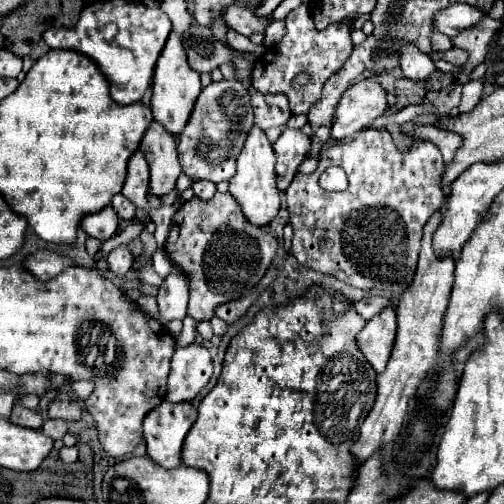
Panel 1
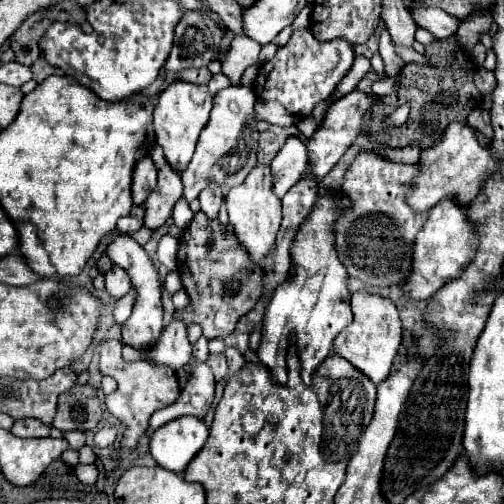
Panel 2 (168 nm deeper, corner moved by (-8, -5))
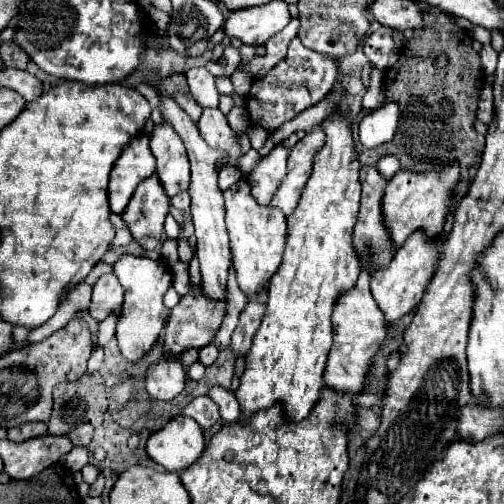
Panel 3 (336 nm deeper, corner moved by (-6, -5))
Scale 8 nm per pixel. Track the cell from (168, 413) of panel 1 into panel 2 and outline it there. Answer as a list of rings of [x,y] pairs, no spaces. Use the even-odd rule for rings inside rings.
[[[182,416],[162,428],[150,438],[150,452],[158,466],[182,474],[188,462],[202,450],[208,438],[208,428],[200,418]]]

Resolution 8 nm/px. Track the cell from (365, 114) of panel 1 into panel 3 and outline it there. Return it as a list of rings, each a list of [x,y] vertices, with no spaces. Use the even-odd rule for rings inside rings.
[[[316,124],[310,132],[306,132],[304,138],[298,140],[298,144],[290,152],[288,174],[270,202],[274,208],[280,208],[286,214],[290,214],[298,206],[302,190],[312,174],[312,162],[324,142],[326,134],[322,130],[322,124]]]

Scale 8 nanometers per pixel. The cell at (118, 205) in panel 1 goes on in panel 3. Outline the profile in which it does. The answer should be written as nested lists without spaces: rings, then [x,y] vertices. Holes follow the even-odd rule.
[[[116,224],[116,238],[112,240],[112,246],[126,246],[126,244],[130,244],[134,238],[132,238],[132,234],[130,234],[130,230],[126,230],[126,226],[124,224]]]

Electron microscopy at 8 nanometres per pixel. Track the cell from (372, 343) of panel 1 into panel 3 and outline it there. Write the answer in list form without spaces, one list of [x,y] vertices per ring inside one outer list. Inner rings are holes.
[[[362,272],[354,290],[342,296],[342,302],[338,302],[332,314],[332,326],[334,326],[334,344],[328,354],[324,382],[342,392],[360,394],[366,388],[366,376],[370,372],[374,356],[380,352],[386,340],[388,330],[384,314],[370,294],[370,274]]]

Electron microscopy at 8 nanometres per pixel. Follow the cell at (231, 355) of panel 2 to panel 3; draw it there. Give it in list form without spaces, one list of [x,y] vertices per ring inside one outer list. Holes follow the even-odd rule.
[[[212,386],[208,396],[220,406],[220,418],[222,422],[234,422],[240,416],[240,404],[236,394],[230,388],[224,386]]]

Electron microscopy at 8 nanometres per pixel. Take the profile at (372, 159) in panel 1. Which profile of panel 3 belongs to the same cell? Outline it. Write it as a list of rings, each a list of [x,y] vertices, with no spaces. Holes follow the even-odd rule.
[[[362,166],[360,184],[362,184],[362,204],[360,204],[360,214],[358,214],[358,220],[356,220],[356,226],[354,226],[352,242],[354,242],[354,250],[360,258],[360,262],[364,264],[364,270],[368,274],[372,274],[372,270],[386,268],[396,254],[394,240],[390,238],[388,226],[384,222],[384,214],[382,214],[382,196],[384,196],[384,190],[388,186],[388,178],[384,178],[376,170],[376,166]]]

